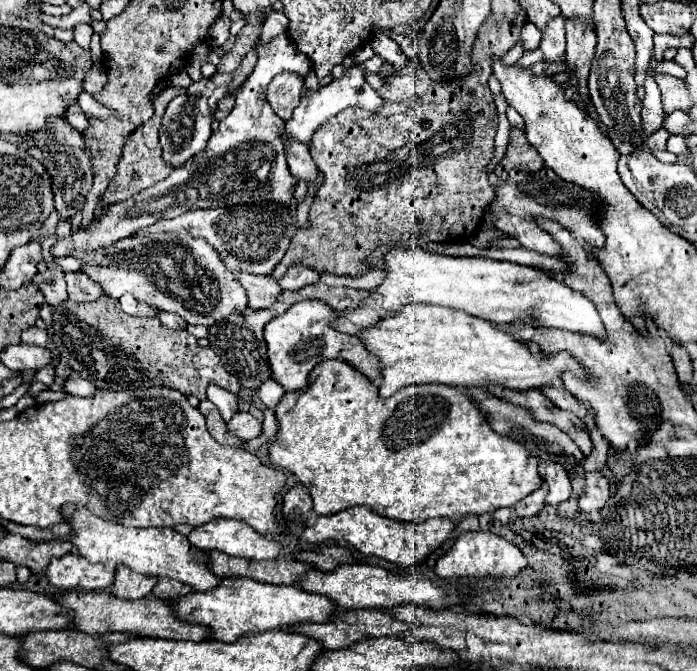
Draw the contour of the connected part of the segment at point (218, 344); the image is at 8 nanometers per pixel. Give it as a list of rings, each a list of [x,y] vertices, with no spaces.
[[[260,310],[260,312],[244,312],[244,314],[236,314],[228,320],[224,320],[224,324],[214,324],[208,334],[210,340],[210,348],[222,358],[222,364],[226,366],[226,370],[230,374],[234,374],[238,378],[238,382],[248,388],[248,390],[258,390],[262,382],[272,380],[272,372],[270,372],[270,362],[268,362],[268,346],[264,340],[264,326],[274,318],[274,310]]]

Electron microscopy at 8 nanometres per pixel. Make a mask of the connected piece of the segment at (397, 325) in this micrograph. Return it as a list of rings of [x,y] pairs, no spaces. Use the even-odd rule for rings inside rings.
[[[410,304],[406,308],[396,310],[392,316],[376,324],[376,328],[370,328],[360,334],[366,348],[380,356],[382,360],[382,384],[380,384],[380,396],[390,398],[400,388],[410,384],[446,384],[454,388],[482,388],[488,384],[500,384],[510,390],[544,390],[546,386],[558,384],[562,380],[564,372],[572,372],[578,380],[588,382],[590,374],[588,370],[570,354],[570,352],[532,352],[526,342],[516,340],[510,332],[496,328],[484,318],[468,316],[466,312],[456,312],[448,308],[436,308],[430,304]]]

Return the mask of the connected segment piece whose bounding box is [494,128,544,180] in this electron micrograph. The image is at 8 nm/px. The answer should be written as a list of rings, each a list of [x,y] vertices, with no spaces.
[[[512,128],[510,130],[510,140],[508,140],[508,150],[500,164],[496,166],[496,176],[500,180],[508,180],[508,172],[512,168],[518,168],[522,172],[538,172],[544,166],[544,160],[536,152],[532,144],[528,144],[524,132]]]

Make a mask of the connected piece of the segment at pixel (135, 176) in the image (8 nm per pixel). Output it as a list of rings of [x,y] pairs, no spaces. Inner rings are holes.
[[[167,87],[159,93],[155,101],[153,102],[154,116],[140,126],[140,130],[136,130],[128,140],[126,140],[126,146],[122,150],[122,158],[118,162],[118,174],[114,176],[114,184],[108,186],[108,192],[102,196],[102,202],[100,206],[96,208],[96,216],[104,212],[104,208],[108,208],[110,204],[116,204],[120,200],[126,200],[130,198],[132,194],[138,194],[140,190],[160,182],[162,178],[166,178],[174,168],[172,166],[166,166],[164,158],[162,158],[162,146],[160,146],[160,126],[162,126],[162,114],[166,110],[169,102],[180,94],[186,93],[184,87]]]

